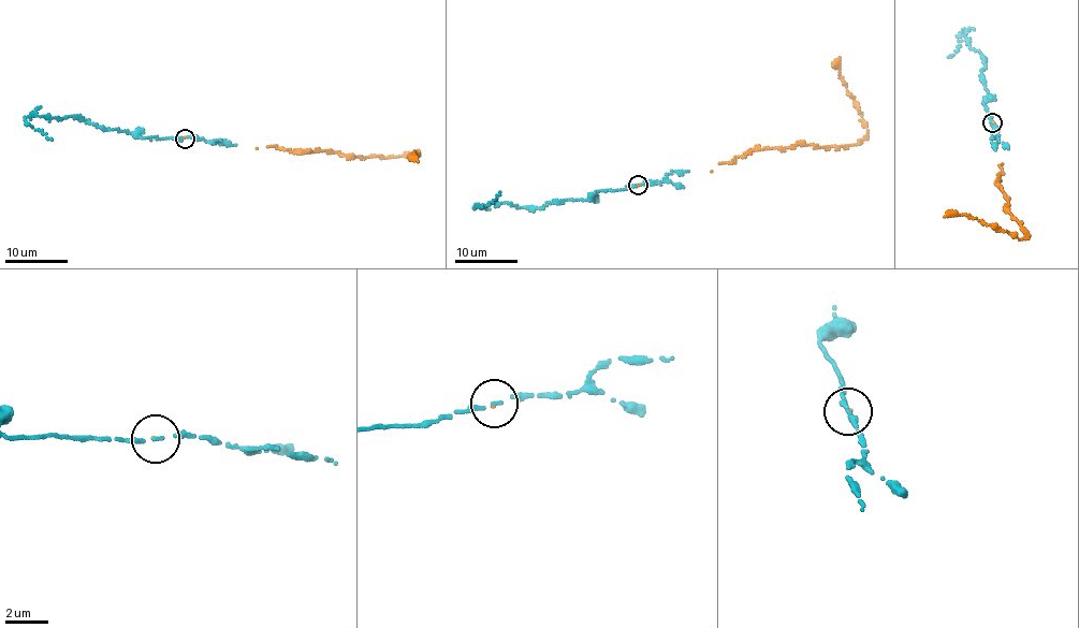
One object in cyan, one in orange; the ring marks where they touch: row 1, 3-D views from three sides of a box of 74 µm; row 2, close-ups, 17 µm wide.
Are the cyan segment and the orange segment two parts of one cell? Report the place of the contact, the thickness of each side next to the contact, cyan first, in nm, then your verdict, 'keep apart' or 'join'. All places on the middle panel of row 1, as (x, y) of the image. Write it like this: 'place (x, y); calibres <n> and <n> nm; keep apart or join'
place (638, 185); calibres 130 and 70 nm; join

